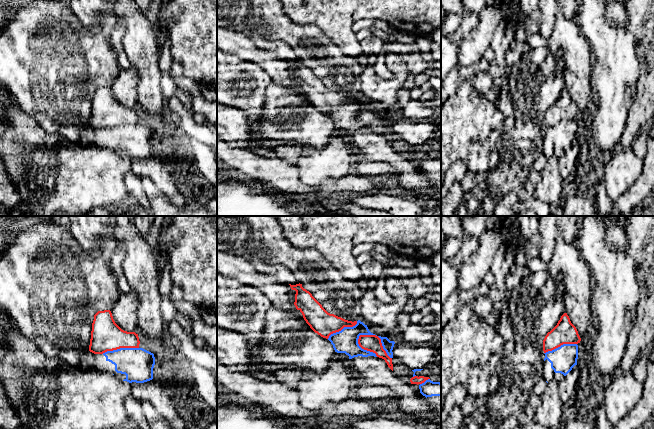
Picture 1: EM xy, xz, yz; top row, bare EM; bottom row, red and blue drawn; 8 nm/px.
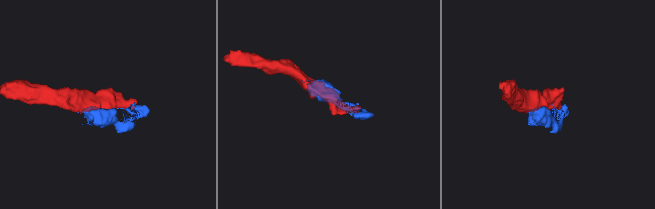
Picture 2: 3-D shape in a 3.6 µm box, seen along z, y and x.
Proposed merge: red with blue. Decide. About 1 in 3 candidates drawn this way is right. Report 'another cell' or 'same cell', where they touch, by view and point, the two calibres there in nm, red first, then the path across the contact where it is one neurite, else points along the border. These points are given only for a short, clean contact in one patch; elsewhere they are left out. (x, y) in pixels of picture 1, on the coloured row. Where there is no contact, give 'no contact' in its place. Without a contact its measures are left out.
another cell; meets red in xz at (379, 338); 140 nm thick on the red side, 160 nm on the other

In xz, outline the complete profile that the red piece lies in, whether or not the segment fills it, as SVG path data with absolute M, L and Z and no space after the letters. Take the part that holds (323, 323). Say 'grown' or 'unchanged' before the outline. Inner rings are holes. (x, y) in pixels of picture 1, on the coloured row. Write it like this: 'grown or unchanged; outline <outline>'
unchanged; outline M302 284L289 285L296 291L296 309L302 313L310 328L321 337L328 339L331 334L341 331L344 327L353 327L357 324L357 321L348 321L328 313Z

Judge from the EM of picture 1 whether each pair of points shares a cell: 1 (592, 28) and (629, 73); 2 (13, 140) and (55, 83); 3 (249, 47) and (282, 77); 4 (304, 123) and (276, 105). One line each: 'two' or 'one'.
1: one
2: two
3: one
4: one

